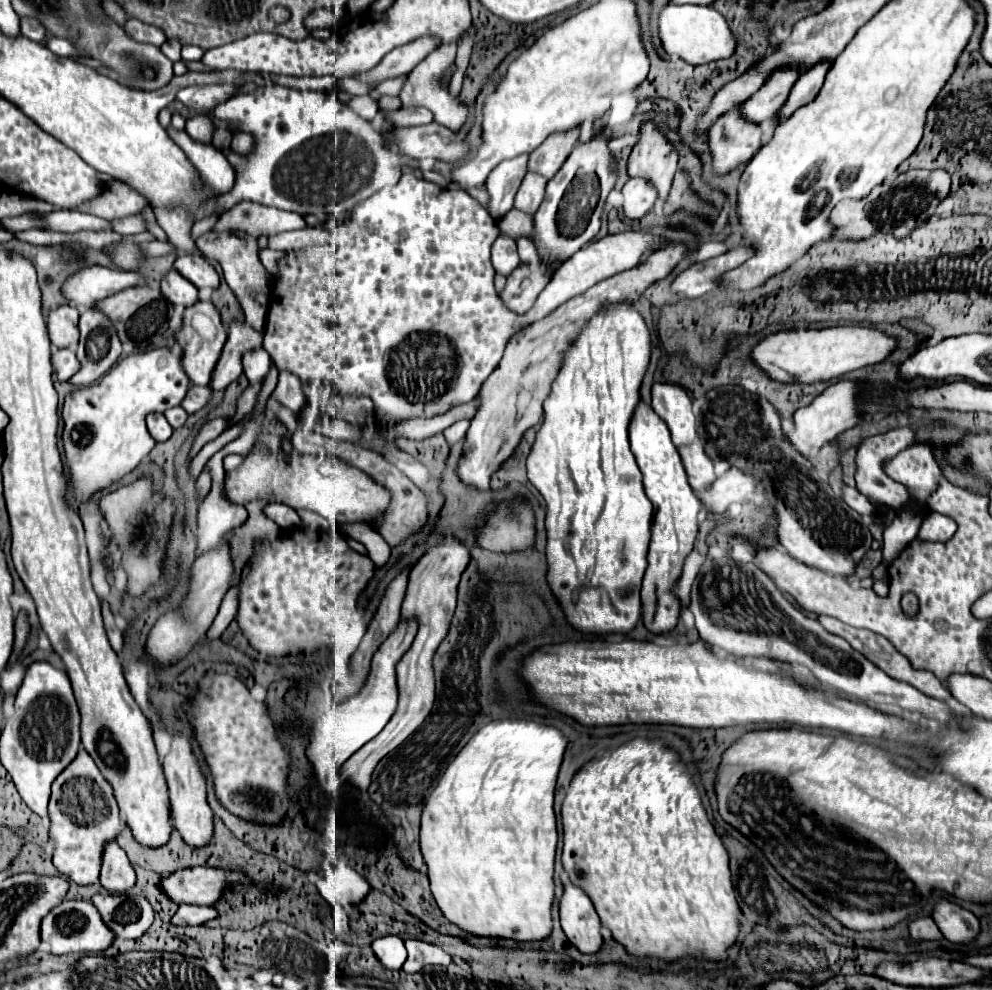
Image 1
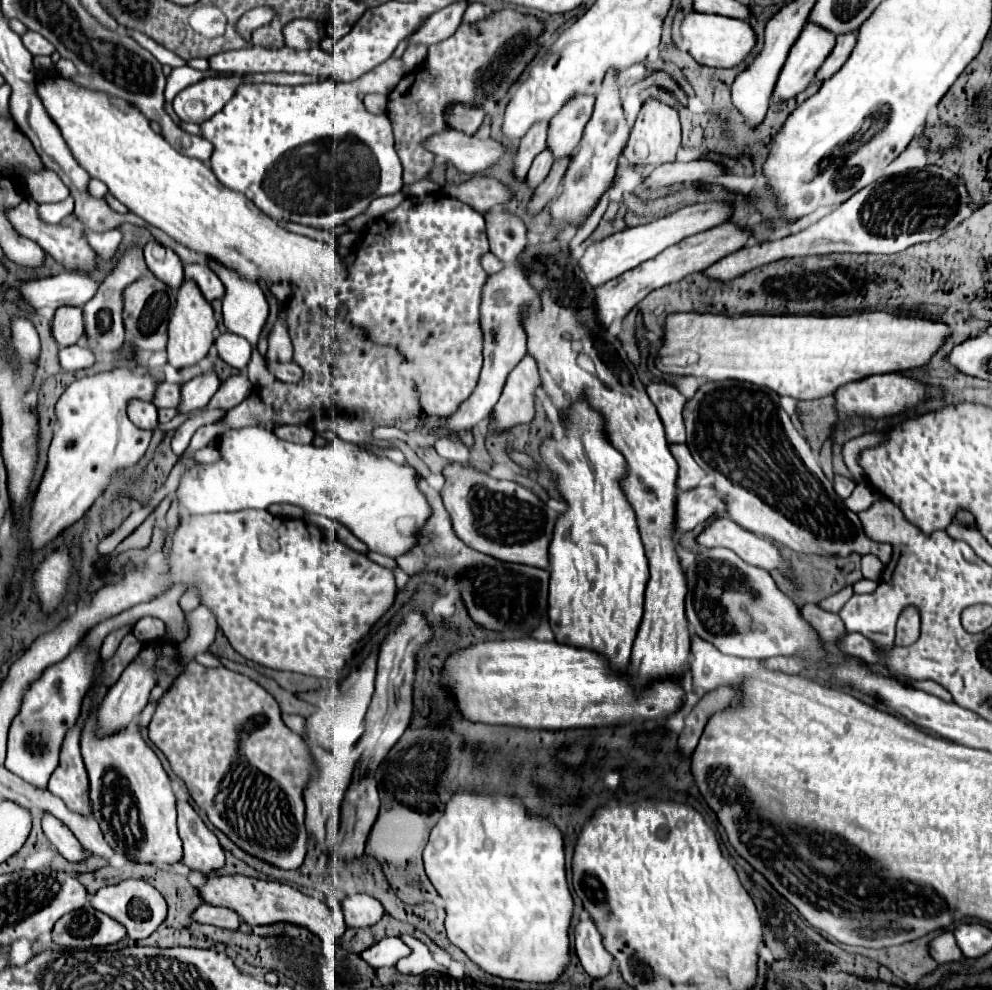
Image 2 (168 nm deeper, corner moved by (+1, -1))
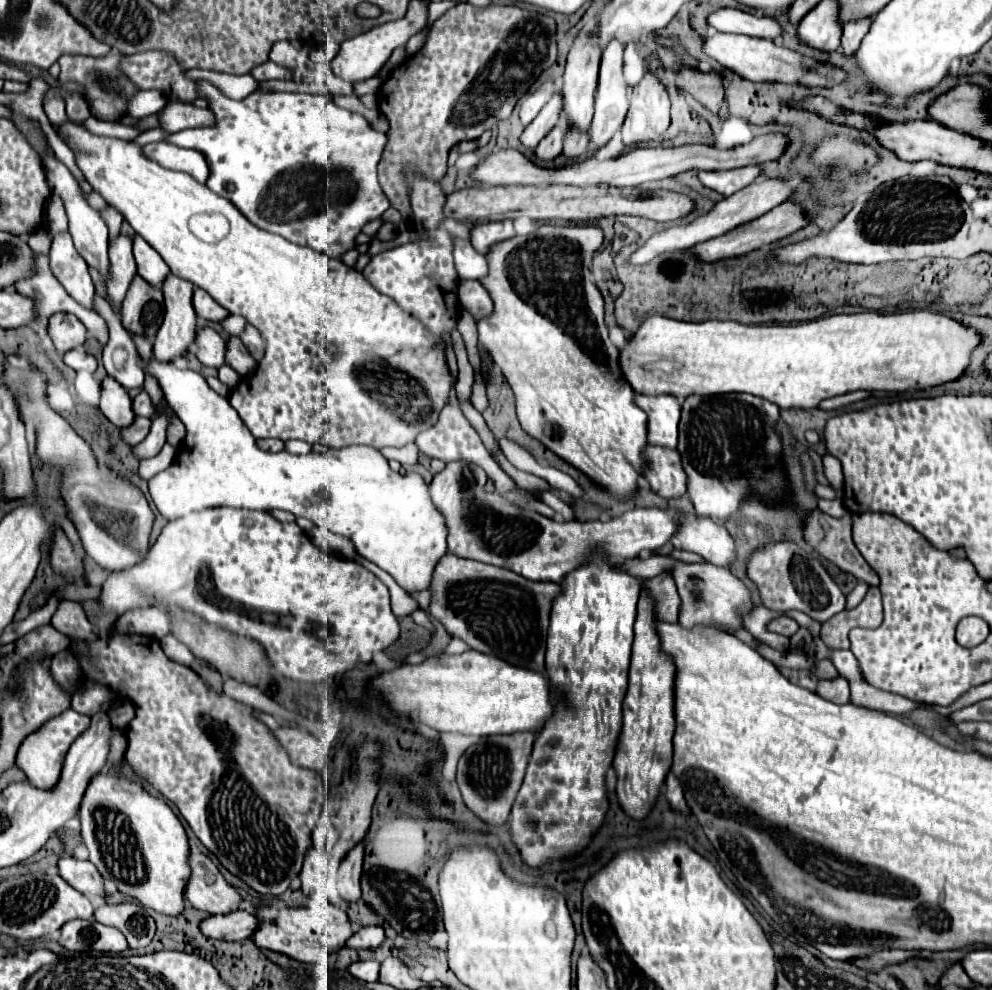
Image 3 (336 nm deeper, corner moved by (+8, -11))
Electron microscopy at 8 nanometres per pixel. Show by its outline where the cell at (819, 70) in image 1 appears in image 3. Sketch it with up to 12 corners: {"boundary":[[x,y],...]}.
{"boundary":[[850,20],[842,34],[844,54],[858,50],[870,20]]}

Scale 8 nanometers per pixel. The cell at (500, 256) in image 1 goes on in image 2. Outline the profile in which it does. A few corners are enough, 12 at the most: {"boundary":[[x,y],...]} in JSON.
{"boundary":[[499,208],[485,220],[491,252],[505,264],[527,246],[525,224]]}

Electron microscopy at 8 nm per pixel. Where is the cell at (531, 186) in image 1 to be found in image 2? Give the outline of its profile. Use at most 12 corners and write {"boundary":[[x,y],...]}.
{"boundary":[[543,152],[533,160],[527,174],[531,190],[547,178],[553,166],[551,152]]}

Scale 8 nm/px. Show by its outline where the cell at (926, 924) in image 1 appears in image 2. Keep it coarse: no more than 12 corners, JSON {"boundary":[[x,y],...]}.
{"boundary":[[949,930],[929,944],[935,962],[959,960],[963,954]]}

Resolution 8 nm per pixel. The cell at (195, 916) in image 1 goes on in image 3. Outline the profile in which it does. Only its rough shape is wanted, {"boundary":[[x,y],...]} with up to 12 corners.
{"boundary":[[238,910],[210,916],[202,934],[218,940],[246,940],[256,916]]}

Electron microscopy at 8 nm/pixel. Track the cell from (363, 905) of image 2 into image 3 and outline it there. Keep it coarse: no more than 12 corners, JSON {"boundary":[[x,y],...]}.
{"boundary":[[364,926],[352,934],[346,946],[374,950],[386,936],[380,926]]}

